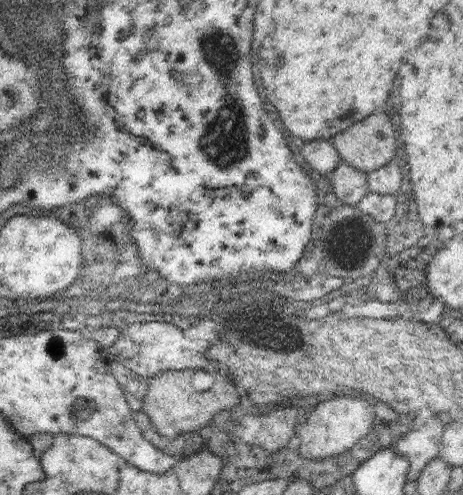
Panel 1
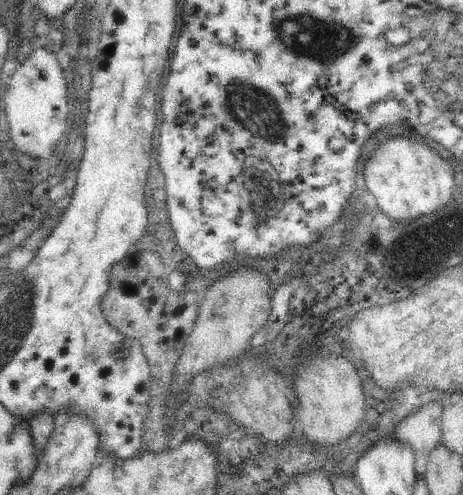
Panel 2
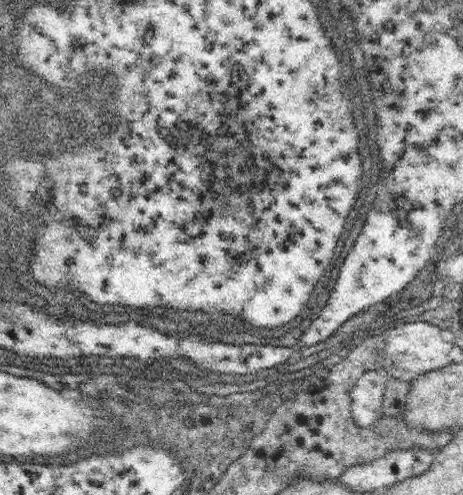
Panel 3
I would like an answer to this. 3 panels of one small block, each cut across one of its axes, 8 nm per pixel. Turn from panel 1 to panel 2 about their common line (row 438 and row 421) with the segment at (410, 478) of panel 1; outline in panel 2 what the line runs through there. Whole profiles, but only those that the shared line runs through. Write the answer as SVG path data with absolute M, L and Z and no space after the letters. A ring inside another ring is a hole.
M427 402L425 406L407 414L395 428L395 440L409 444L415 454L415 474L425 476L429 452L441 442L441 416L443 406L439 402Z

